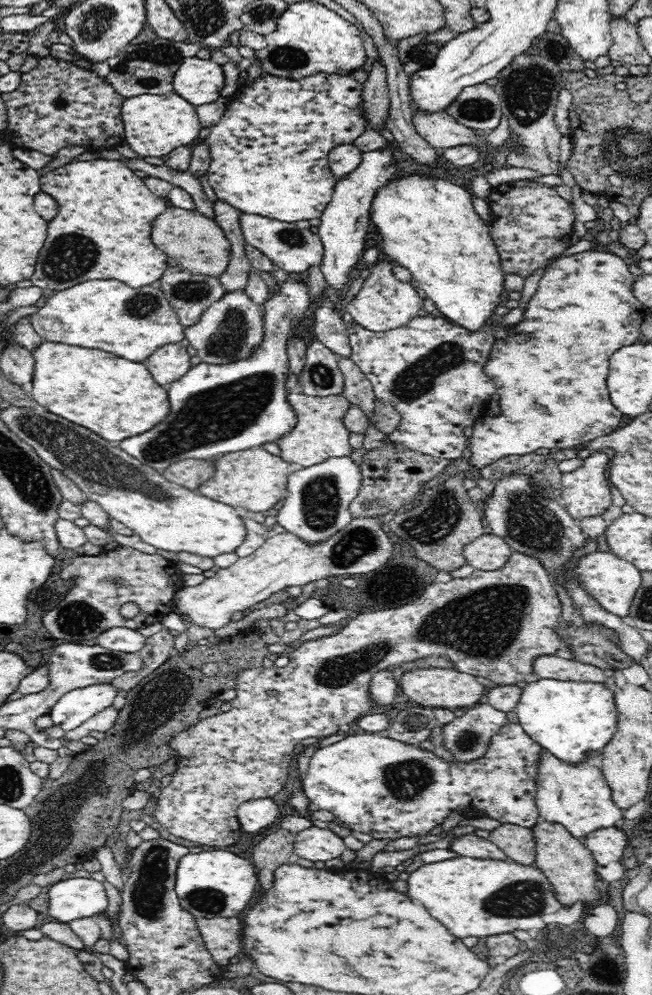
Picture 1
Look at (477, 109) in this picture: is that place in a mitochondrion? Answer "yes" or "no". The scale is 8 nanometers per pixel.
yes

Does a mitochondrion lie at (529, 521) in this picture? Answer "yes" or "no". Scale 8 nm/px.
yes

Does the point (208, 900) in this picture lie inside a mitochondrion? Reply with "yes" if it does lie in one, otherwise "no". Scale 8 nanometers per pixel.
yes

